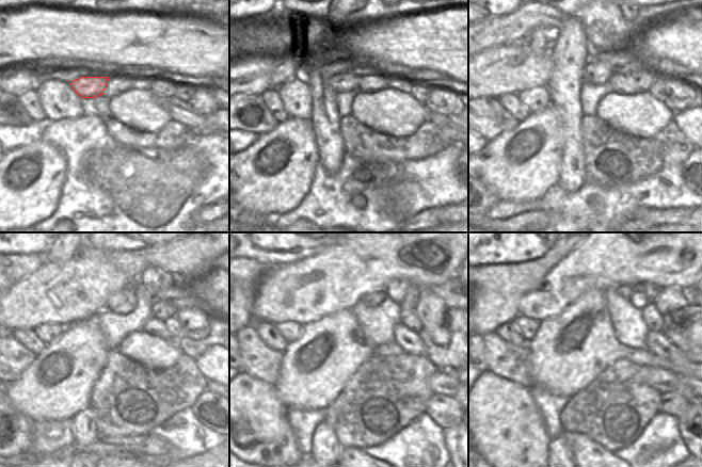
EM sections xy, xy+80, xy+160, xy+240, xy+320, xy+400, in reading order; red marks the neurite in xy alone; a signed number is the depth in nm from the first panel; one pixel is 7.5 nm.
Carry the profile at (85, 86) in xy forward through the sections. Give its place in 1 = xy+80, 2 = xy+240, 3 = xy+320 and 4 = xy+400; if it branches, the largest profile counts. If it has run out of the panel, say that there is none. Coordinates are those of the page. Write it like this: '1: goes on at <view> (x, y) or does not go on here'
1: goes on at xy+80 (346, 81)
2: goes on at xy+240 (123, 302)
3: goes on at xy+320 (373, 299)
4: goes on at xy+400 (625, 291)

